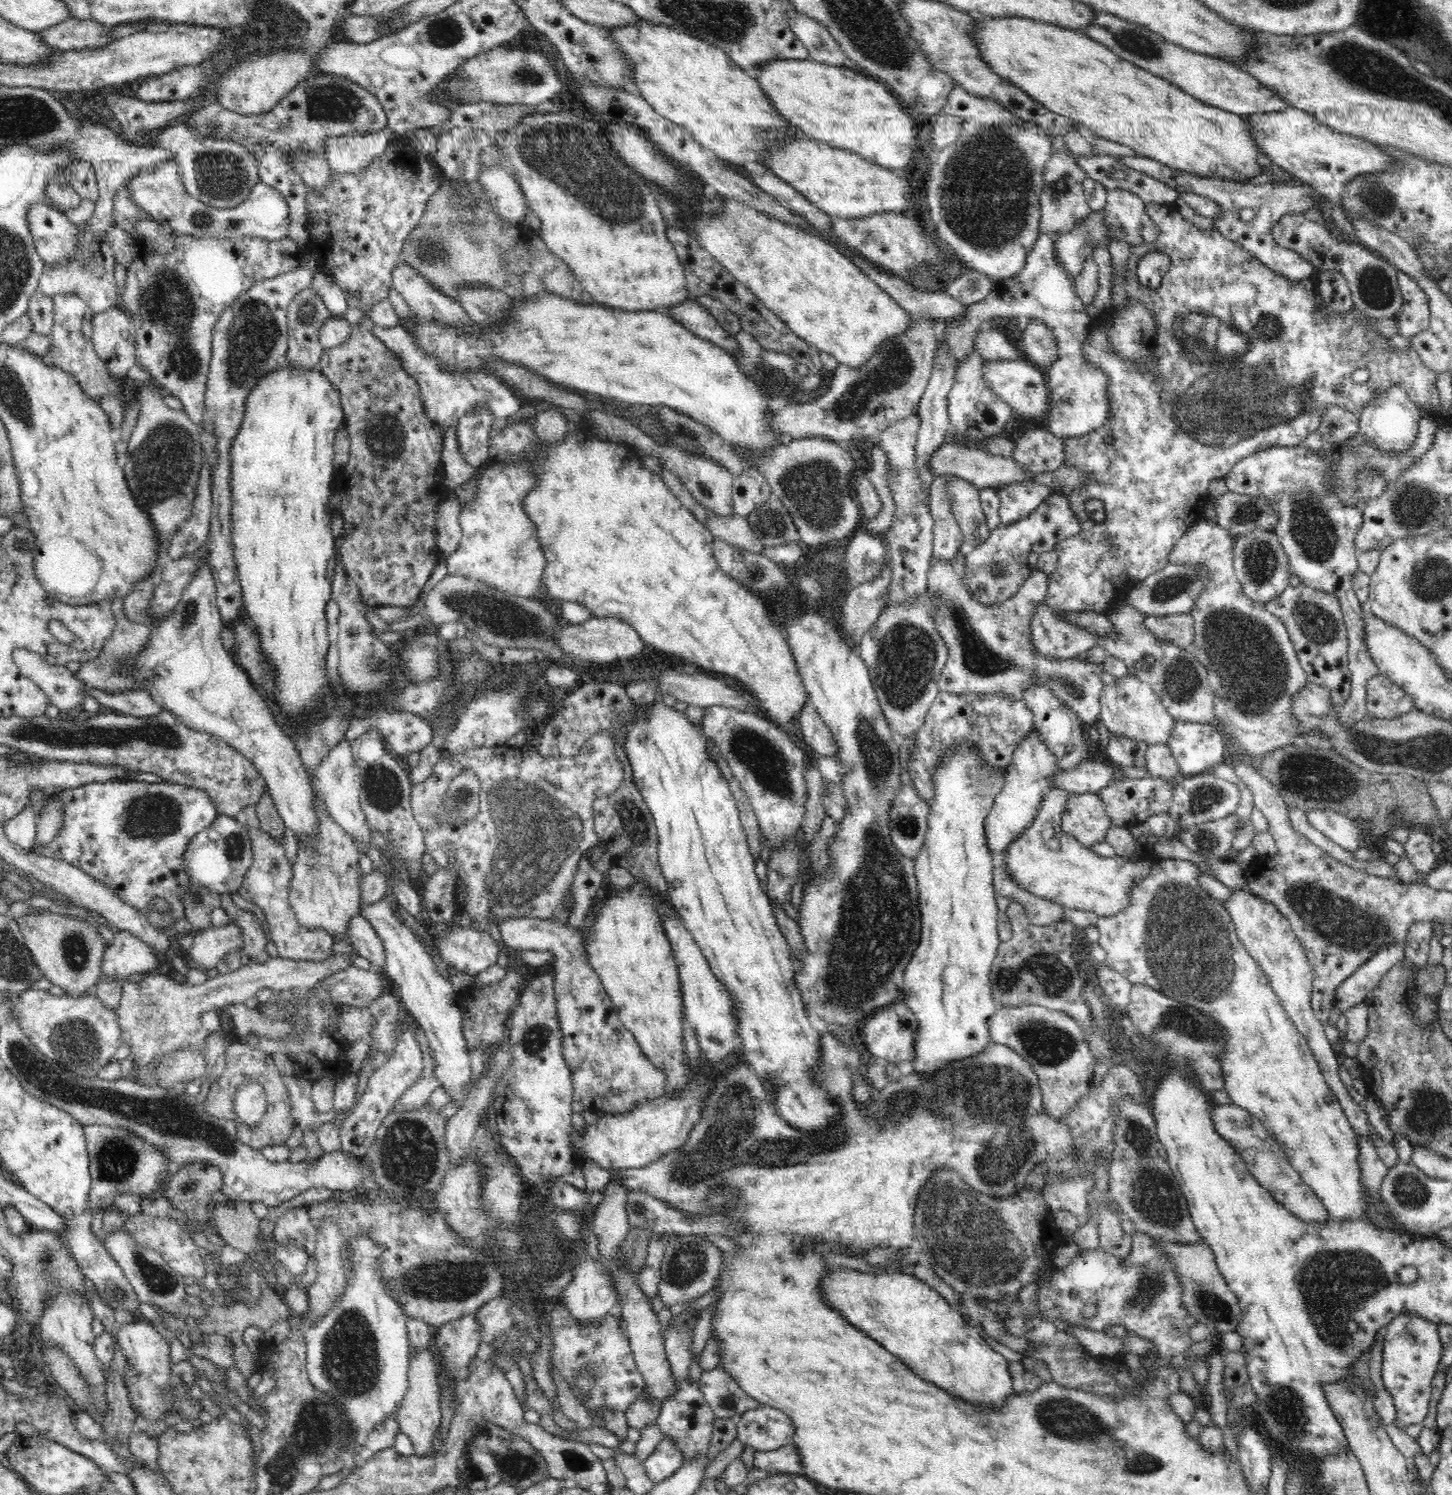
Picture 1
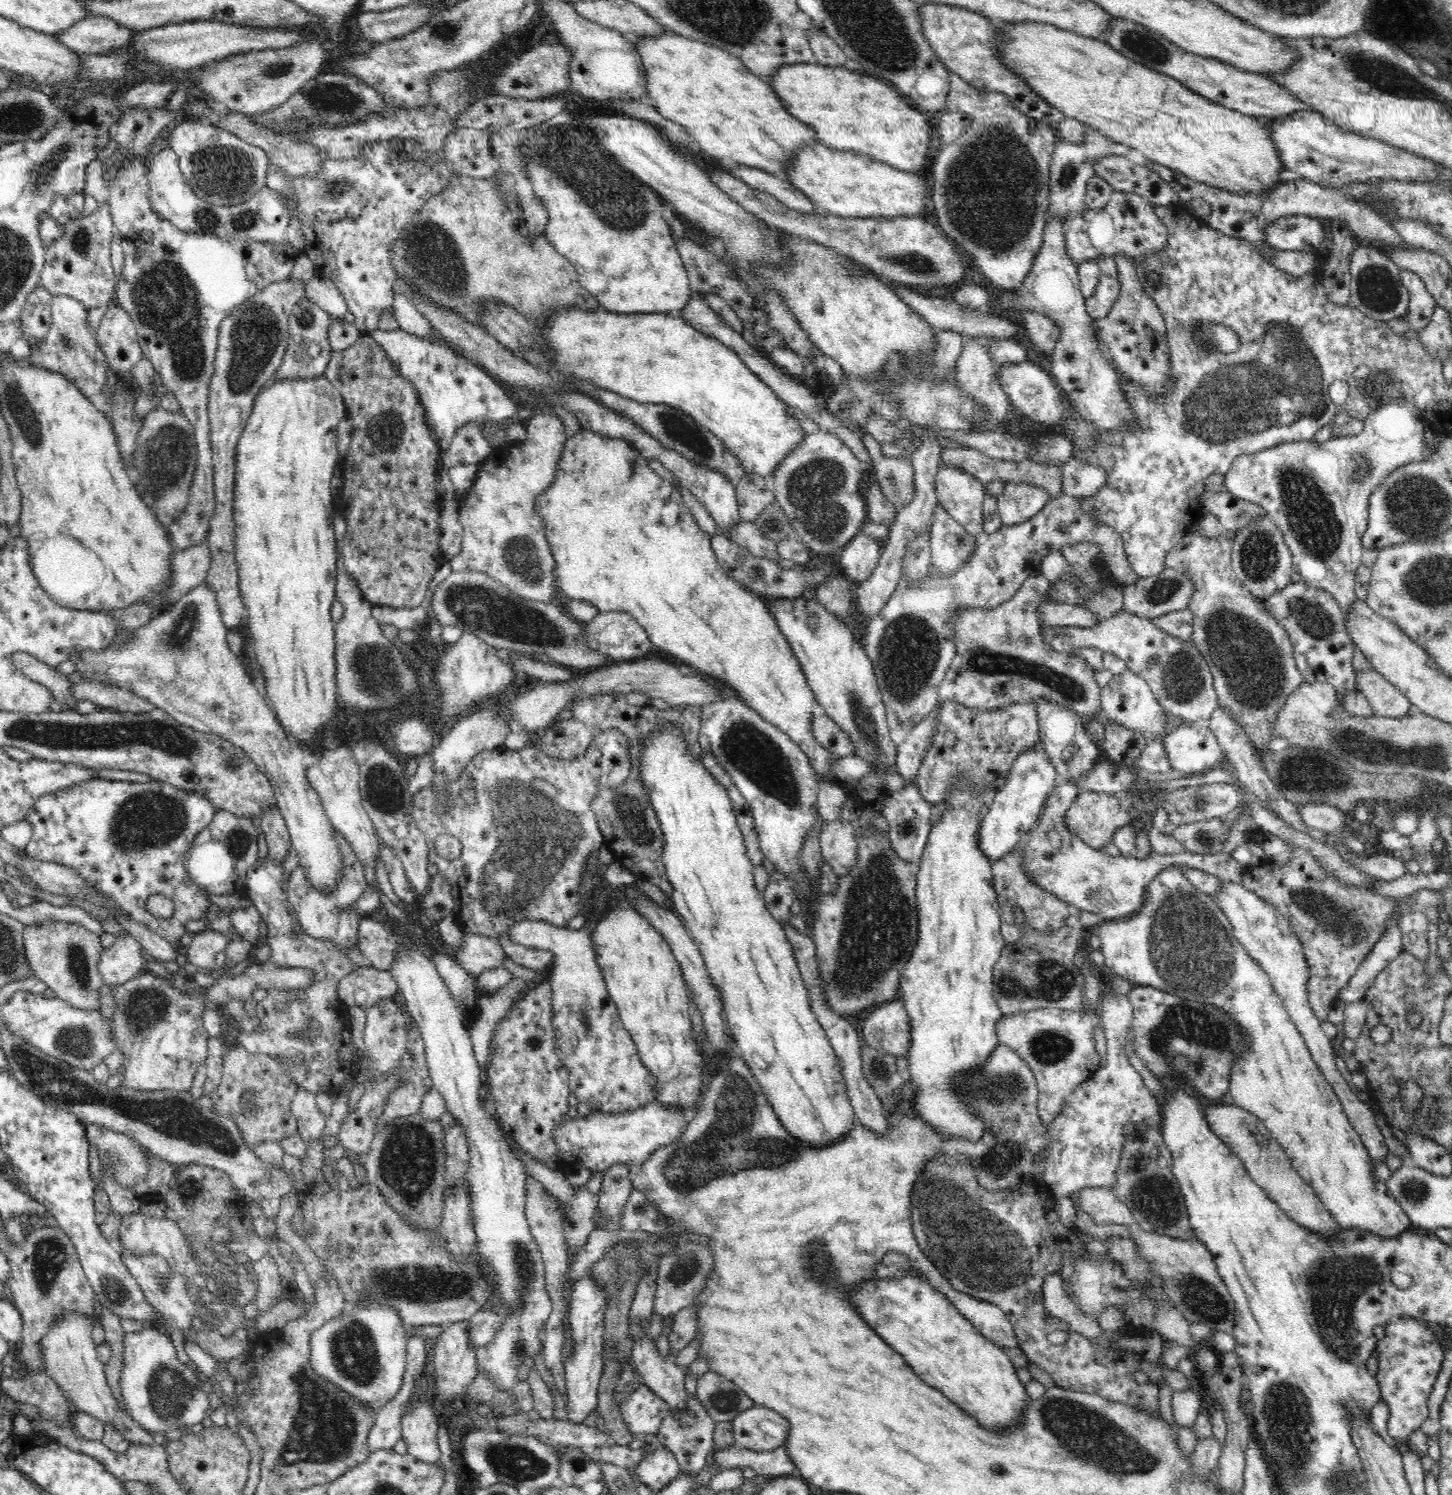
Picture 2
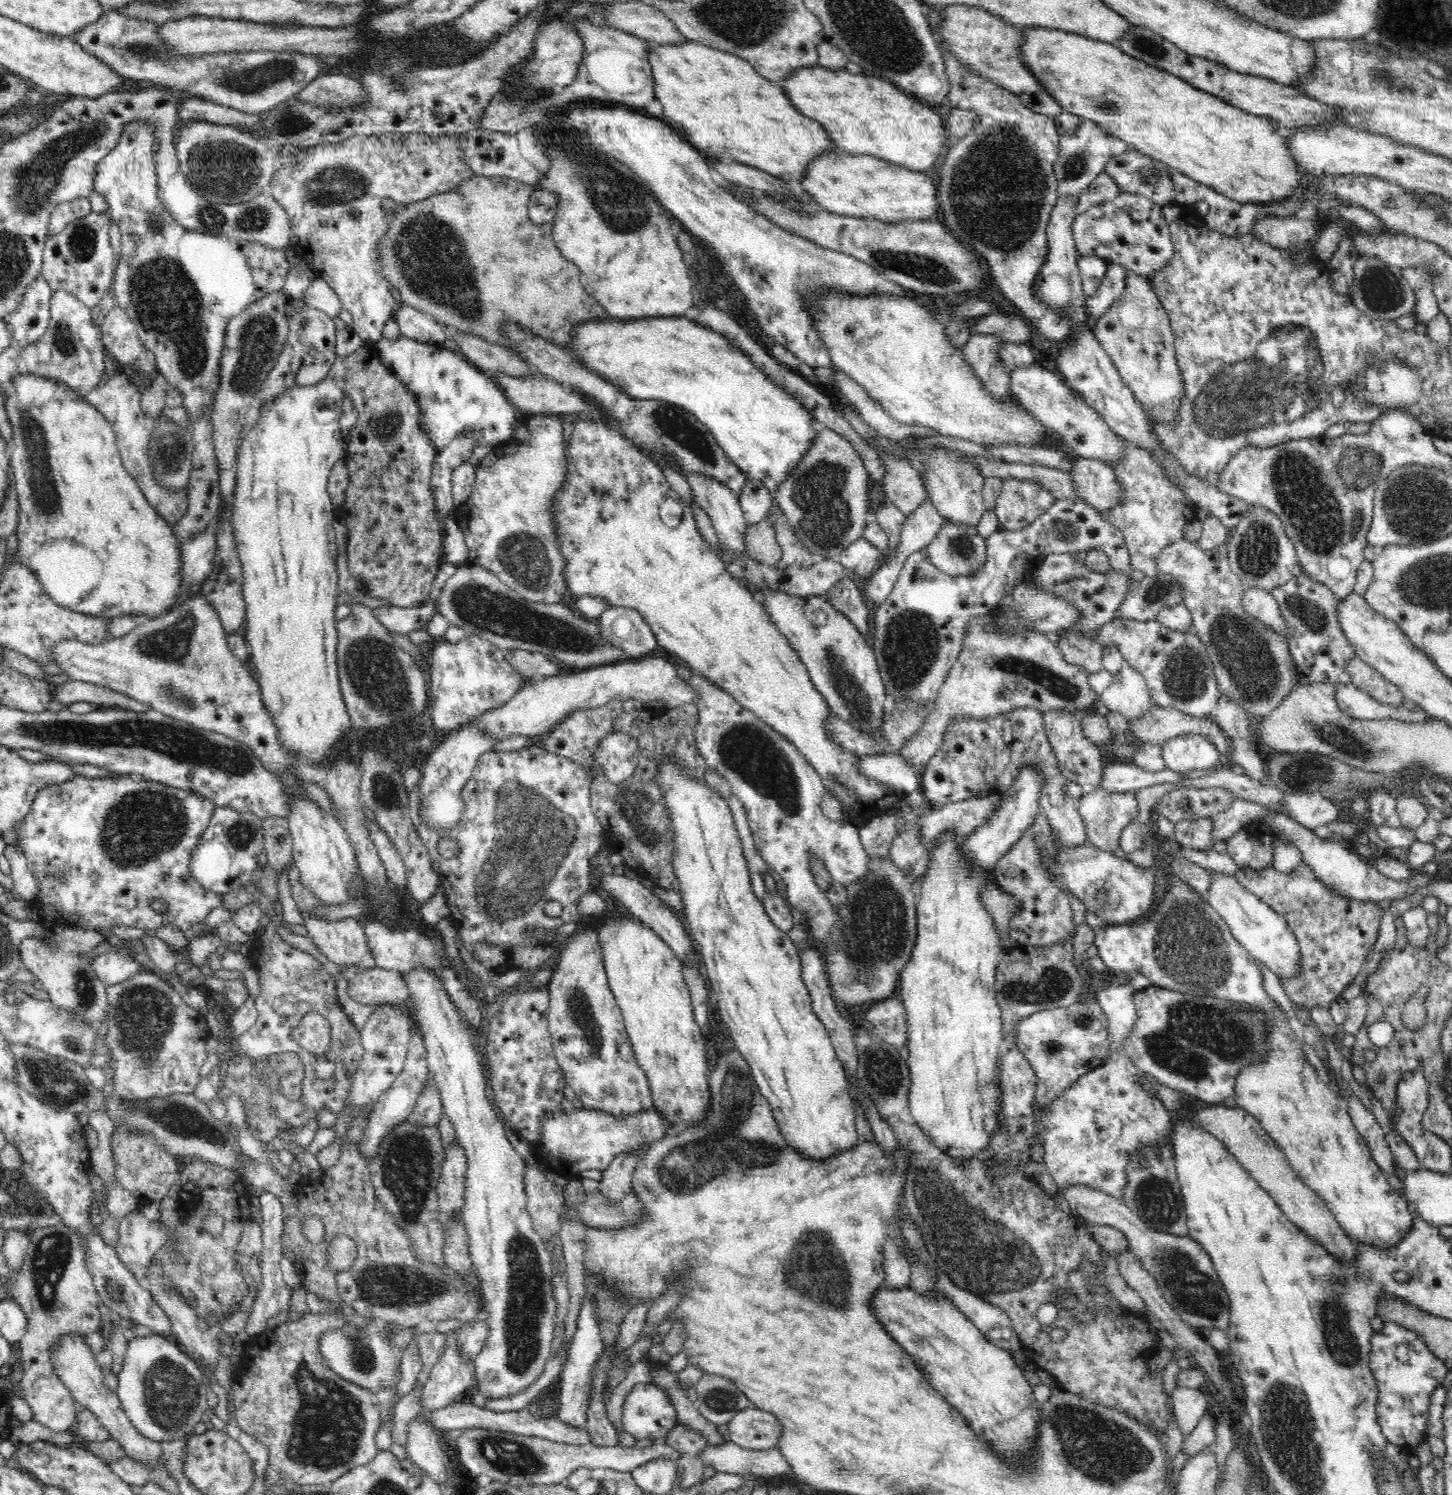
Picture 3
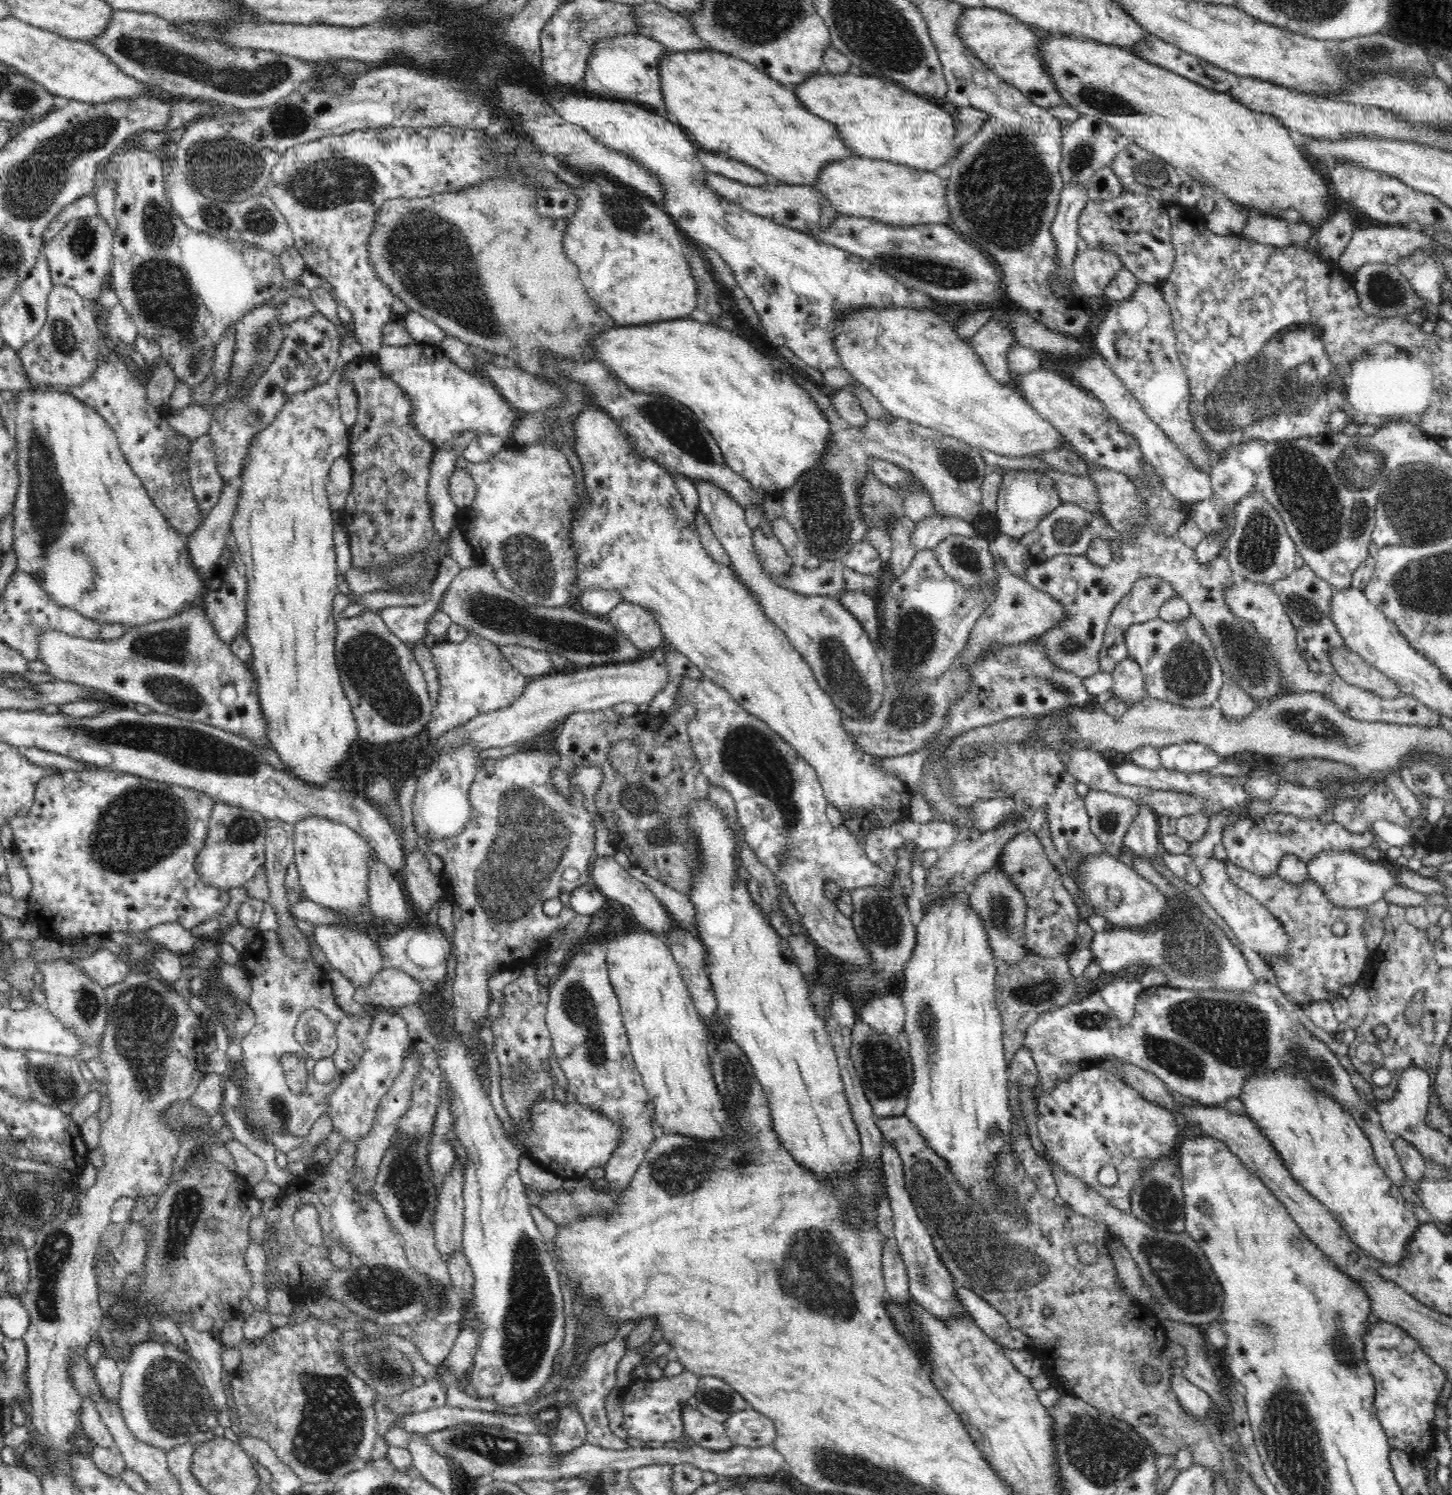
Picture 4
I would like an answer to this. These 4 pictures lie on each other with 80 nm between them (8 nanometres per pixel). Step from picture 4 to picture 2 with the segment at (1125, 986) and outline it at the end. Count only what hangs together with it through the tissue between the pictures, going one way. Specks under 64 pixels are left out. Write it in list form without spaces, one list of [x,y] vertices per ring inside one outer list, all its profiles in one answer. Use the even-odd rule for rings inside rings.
[[[1113,991],[1102,993],[1098,1007],[1107,1042],[1107,1063],[1088,1076],[1066,1100],[1062,1112],[1046,1124],[1052,1144],[1045,1151],[1046,1168],[1042,1182],[1055,1199],[1086,1187],[1108,1187],[1113,1190],[1115,1172],[1120,1167],[1121,1152],[1124,1149],[1124,1125],[1144,1123],[1160,1130],[1163,1121],[1159,1100],[1146,1087],[1142,1076],[1126,1057],[1124,1045],[1134,1018],[1128,994]]]

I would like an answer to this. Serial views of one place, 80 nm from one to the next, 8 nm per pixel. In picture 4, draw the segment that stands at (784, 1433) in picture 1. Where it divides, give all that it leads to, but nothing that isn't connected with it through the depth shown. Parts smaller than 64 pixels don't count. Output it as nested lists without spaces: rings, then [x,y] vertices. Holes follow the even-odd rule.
[[[752,1407],[734,1413],[723,1424],[732,1444],[748,1448],[770,1446],[777,1436],[774,1422]]]

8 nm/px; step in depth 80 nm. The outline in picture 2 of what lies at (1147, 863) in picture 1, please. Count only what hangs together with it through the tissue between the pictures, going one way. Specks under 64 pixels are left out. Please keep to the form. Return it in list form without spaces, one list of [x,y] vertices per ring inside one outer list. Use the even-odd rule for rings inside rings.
[[[1068,782],[1062,786],[1054,786],[1053,791],[1049,794],[1038,822],[1031,827],[1030,839],[1022,848],[1023,870],[1026,875],[1042,889],[1056,896],[1058,900],[1064,901],[1069,908],[1076,908],[1079,911],[1087,911],[1096,914],[1100,920],[1116,920],[1134,914],[1136,910],[1140,910],[1140,904],[1144,902],[1144,894],[1146,894],[1148,884],[1158,876],[1167,866],[1180,865],[1196,868],[1216,876],[1222,882],[1234,882],[1241,884],[1243,881],[1245,868],[1232,856],[1231,853],[1220,852],[1220,854],[1194,854],[1190,851],[1180,852],[1180,854],[1158,854],[1151,852],[1144,859],[1140,860],[1132,855],[1110,856],[1100,849],[1088,846],[1081,838],[1075,834],[1072,835],[1064,825],[1065,812],[1072,806],[1073,800],[1079,795],[1079,788],[1073,783]],[[1056,832],[1060,836],[1060,848],[1056,850],[1052,847],[1050,836]]]

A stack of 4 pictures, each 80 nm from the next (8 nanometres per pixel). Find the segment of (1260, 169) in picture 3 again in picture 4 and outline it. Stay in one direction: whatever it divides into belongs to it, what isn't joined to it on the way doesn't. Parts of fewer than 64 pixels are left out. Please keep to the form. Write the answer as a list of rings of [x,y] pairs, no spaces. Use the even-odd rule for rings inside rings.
[[[1061,33],[1039,34],[1039,46],[1044,69],[1055,87],[1074,110],[1081,115],[1096,116],[1123,134],[1130,142],[1174,167],[1184,169],[1194,179],[1212,184],[1237,205],[1255,213],[1272,215],[1293,208],[1301,214],[1301,224],[1322,226],[1338,211],[1338,198],[1334,195],[1328,177],[1314,167],[1314,163],[1300,152],[1289,130],[1274,115],[1254,112],[1224,92],[1214,92],[1191,80],[1149,64],[1133,53],[1116,45],[1099,43],[1089,38],[1075,38]]]

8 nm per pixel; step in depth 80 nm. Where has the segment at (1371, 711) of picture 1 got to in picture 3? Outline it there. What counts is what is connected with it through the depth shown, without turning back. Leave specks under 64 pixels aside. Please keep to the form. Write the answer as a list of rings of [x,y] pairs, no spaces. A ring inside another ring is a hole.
[[[1353,655],[1346,666],[1351,684],[1363,690],[1376,702],[1400,706],[1404,704],[1405,696],[1400,689],[1384,679],[1376,669],[1364,662],[1360,657]]]

